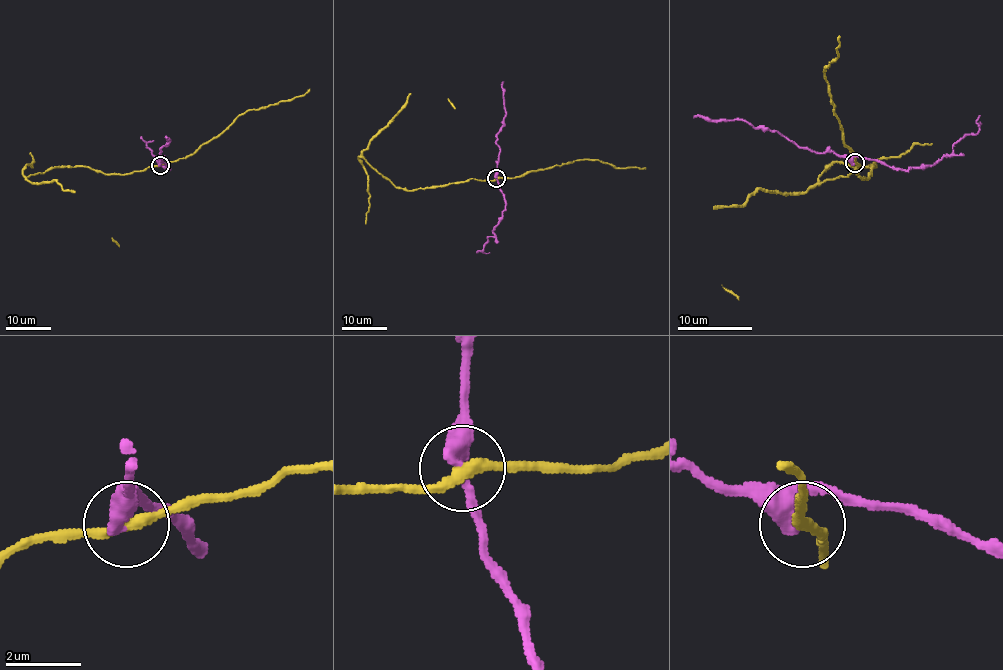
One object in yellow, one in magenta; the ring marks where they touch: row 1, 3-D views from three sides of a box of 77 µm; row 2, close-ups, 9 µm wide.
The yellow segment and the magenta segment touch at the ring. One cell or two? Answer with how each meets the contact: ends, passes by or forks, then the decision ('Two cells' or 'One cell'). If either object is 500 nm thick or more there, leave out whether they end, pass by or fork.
At the ring yellow passes by. At the ring magenta passes by. Two cells

